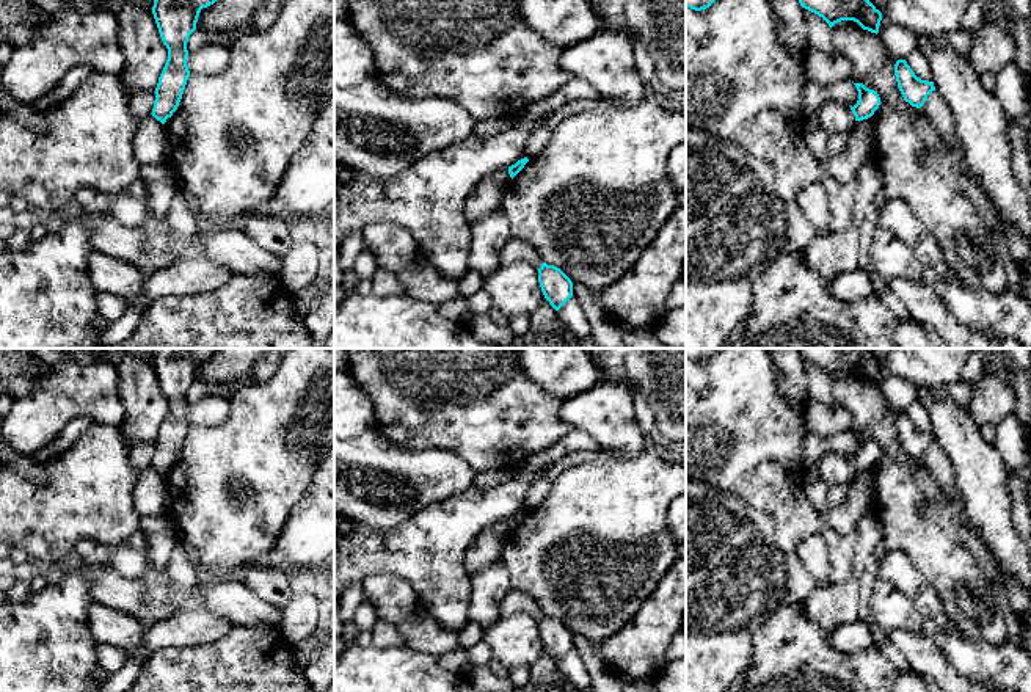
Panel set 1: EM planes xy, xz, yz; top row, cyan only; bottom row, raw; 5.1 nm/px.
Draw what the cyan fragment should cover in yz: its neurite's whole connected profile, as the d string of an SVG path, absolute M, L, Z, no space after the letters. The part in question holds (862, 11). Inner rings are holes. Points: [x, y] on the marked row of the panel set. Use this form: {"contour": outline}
{"contour": "M799 0L799 3L822 17L830 28L841 20L854 20L863 30L879 33L882 13L869 0Z"}

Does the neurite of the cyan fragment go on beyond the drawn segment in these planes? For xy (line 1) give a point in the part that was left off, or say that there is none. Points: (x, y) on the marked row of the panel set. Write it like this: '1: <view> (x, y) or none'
1: none

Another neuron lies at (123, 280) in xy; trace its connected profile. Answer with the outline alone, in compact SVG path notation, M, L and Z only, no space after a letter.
M97 251L89 256L88 276L96 292L108 292L124 301L135 298L144 281L135 264Z

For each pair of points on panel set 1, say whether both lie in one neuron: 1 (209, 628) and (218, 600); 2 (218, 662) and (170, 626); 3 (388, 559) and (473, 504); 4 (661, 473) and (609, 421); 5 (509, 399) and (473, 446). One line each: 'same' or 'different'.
1: different
2: different
3: same
4: different
5: same

